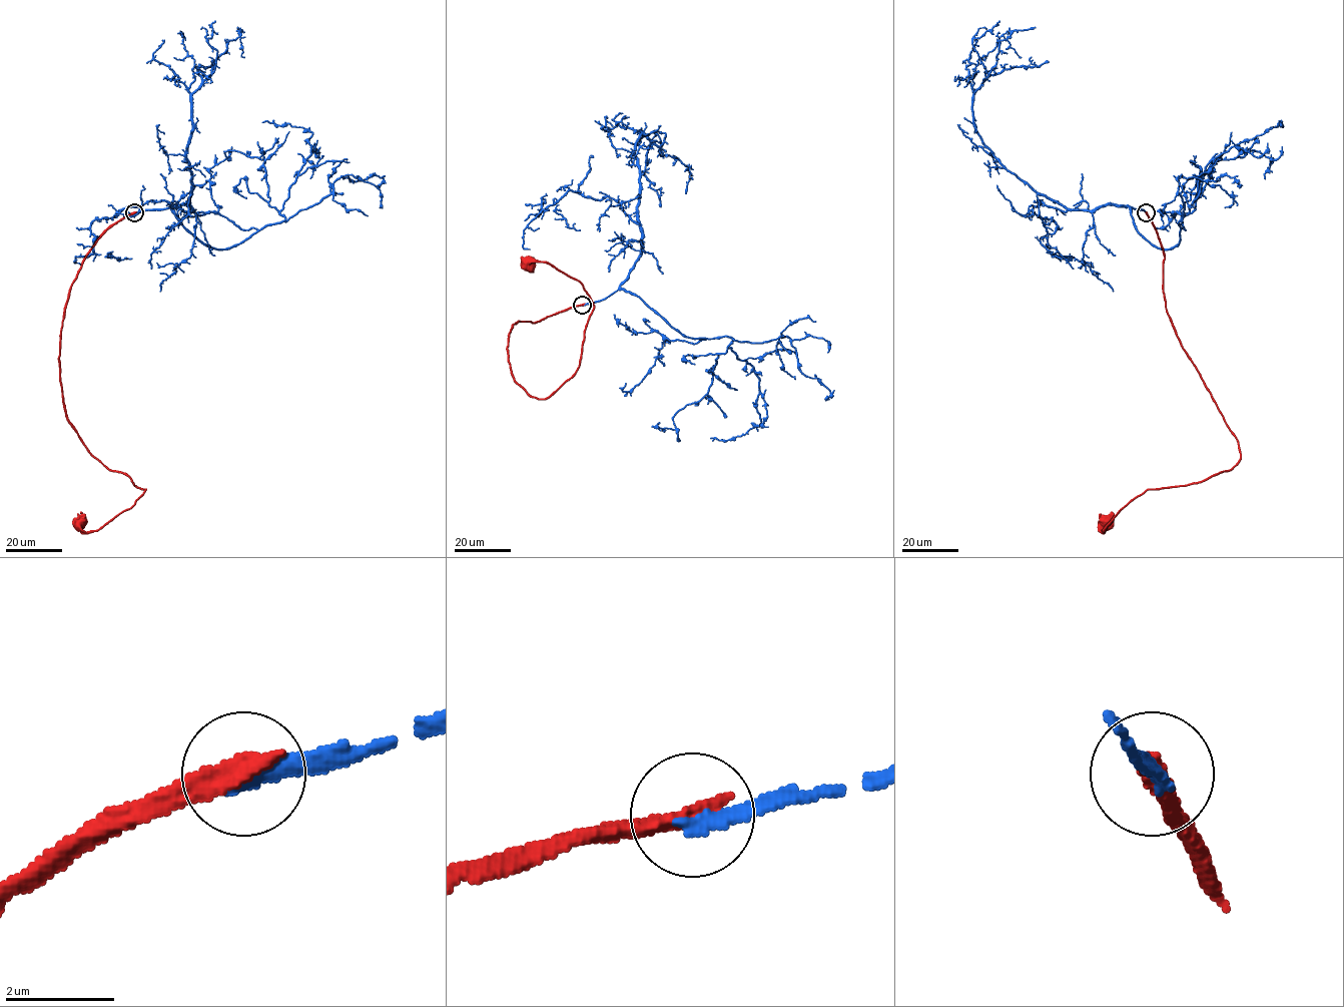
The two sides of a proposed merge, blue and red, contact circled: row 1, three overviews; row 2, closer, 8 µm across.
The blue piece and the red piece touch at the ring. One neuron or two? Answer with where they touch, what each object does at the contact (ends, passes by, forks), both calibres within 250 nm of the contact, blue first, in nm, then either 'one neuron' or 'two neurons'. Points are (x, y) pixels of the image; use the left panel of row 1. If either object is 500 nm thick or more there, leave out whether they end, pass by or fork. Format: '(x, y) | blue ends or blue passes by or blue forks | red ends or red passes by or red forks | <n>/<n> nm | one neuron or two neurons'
(134, 212) | blue ends | red ends | 280/420 nm | two neurons

